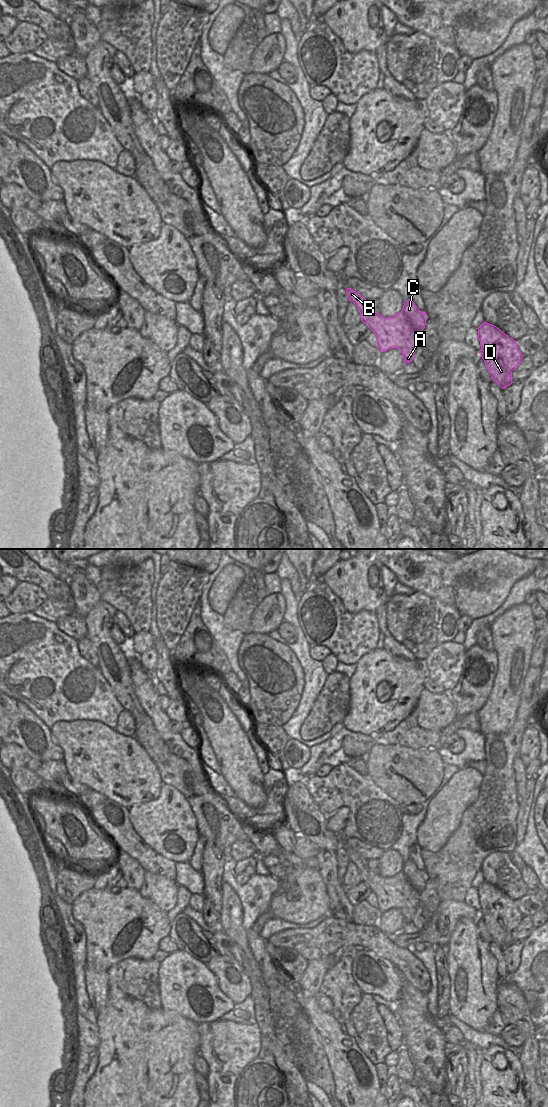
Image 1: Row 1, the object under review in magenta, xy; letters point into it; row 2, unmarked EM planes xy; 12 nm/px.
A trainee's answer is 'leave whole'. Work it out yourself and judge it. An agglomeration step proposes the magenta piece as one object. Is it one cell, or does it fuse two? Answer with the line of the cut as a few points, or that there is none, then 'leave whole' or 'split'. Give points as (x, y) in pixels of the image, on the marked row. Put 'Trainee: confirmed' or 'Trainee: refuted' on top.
Trainee: refuted
cut xy (401, 311), (407, 321), (419, 333); split

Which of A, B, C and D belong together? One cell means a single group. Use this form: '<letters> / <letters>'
A B / C D

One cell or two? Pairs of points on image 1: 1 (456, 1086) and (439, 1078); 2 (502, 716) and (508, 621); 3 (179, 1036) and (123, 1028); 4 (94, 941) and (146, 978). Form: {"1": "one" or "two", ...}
{"1": "two", "2": "one", "3": "one", "4": "two"}

